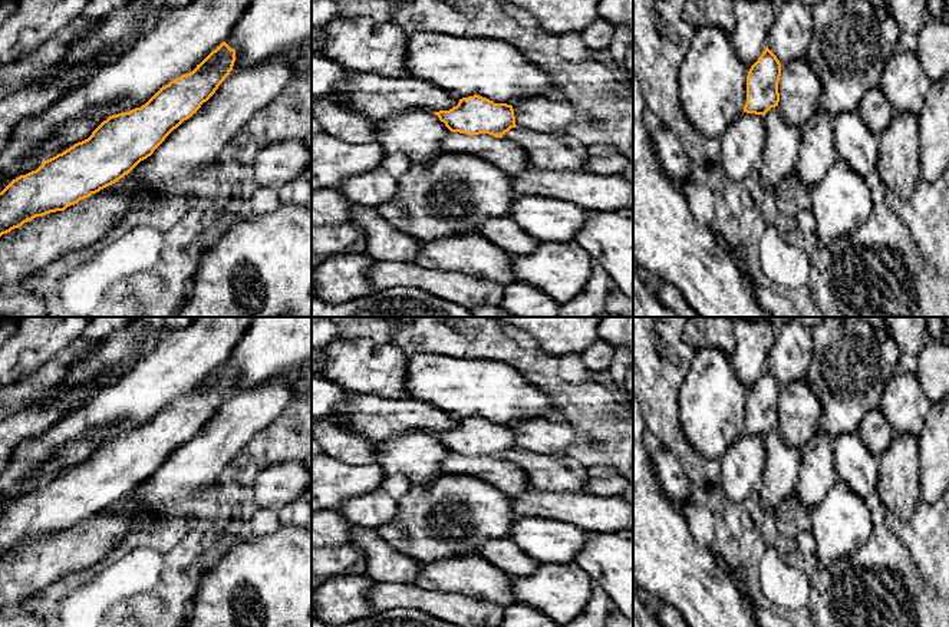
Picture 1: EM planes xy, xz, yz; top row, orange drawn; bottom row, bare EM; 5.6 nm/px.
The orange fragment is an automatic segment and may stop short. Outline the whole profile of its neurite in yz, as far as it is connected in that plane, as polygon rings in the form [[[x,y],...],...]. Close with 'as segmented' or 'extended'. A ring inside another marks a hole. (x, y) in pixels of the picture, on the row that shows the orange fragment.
[[[767,46],[748,72],[744,112],[764,116],[771,108],[778,106],[780,76],[781,63]]]; as segmented

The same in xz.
[[[480,95],[459,99],[449,110],[434,112],[451,132],[467,135],[488,133],[502,138],[515,128],[515,116],[511,105],[494,103]]]; as segmented

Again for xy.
[[[223,42],[192,72],[162,86],[141,108],[109,116],[88,139],[45,161],[36,171],[13,179],[0,192],[0,237],[36,217],[65,211],[128,175],[215,93],[234,62],[235,50]]]; as segmented

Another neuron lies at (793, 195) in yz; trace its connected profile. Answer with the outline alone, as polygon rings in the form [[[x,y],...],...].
[[[795,172],[785,176],[775,188],[775,207],[778,212],[797,217],[811,207],[811,188]]]

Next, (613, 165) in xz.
[[[617,154],[612,156],[589,156],[584,171],[602,176],[623,175],[630,168],[630,158]]]

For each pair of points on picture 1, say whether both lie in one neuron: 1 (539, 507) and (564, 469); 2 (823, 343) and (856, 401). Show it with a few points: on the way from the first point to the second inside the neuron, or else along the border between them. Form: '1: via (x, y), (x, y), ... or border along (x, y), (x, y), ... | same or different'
1: border along (531, 488), (552, 492), (583, 492) | different
2: via (837, 357), (849, 369), (849, 386) | same

